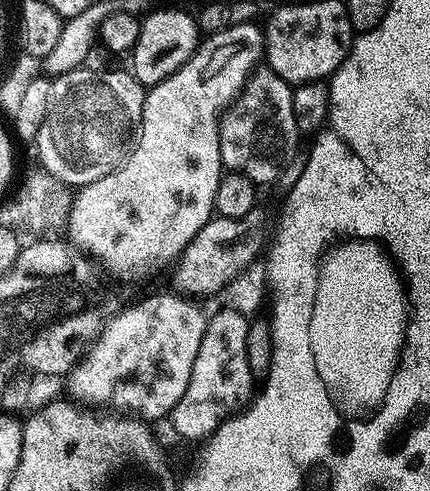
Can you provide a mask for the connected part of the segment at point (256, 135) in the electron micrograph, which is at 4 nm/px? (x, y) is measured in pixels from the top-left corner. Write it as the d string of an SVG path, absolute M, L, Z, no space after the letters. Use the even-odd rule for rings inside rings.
M267 66L253 71L236 99L220 117L220 162L229 173L245 175L256 186L275 185L290 157L297 151L293 85ZM296 148L296 149L295 149Z

